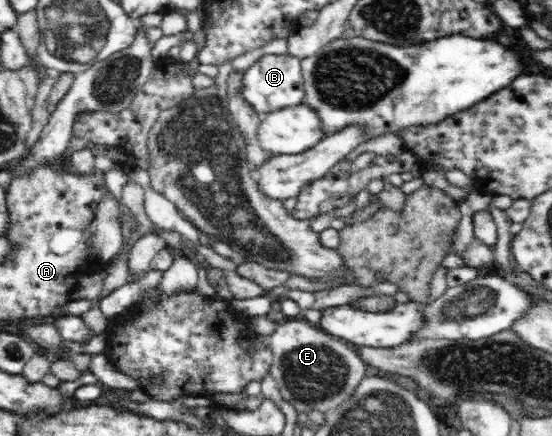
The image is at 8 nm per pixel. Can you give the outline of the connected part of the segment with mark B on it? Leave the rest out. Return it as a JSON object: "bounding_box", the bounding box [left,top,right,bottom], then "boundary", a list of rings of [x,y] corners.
{"bounding_box":[239,54,306,115],"boundary":[[[289,54],[262,56],[243,72],[239,93],[243,95],[243,100],[251,104],[253,110],[259,115],[267,115],[270,112],[285,107],[294,107],[305,102],[306,94],[302,81],[300,59]]]}

